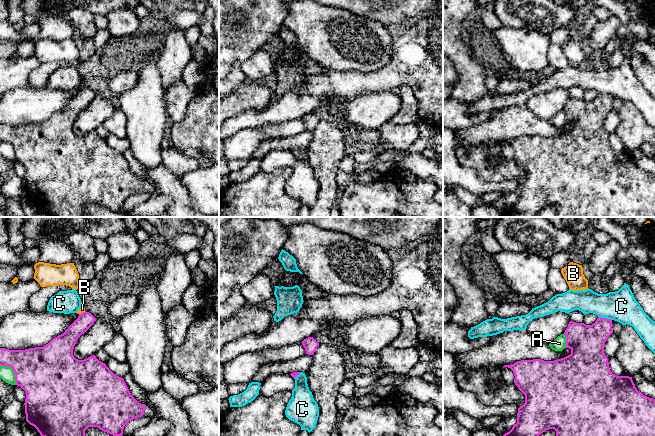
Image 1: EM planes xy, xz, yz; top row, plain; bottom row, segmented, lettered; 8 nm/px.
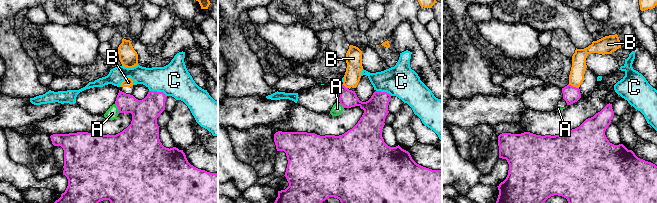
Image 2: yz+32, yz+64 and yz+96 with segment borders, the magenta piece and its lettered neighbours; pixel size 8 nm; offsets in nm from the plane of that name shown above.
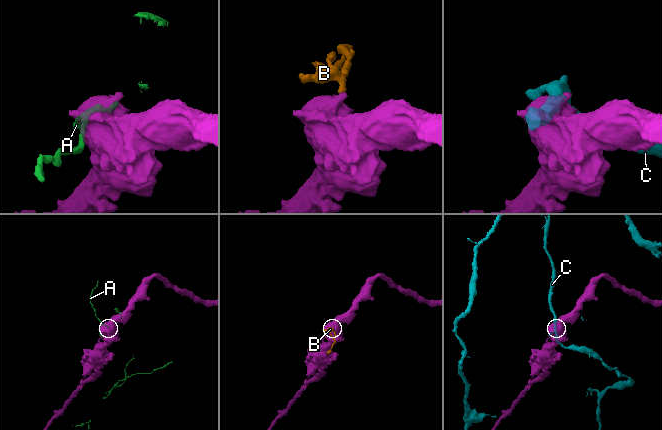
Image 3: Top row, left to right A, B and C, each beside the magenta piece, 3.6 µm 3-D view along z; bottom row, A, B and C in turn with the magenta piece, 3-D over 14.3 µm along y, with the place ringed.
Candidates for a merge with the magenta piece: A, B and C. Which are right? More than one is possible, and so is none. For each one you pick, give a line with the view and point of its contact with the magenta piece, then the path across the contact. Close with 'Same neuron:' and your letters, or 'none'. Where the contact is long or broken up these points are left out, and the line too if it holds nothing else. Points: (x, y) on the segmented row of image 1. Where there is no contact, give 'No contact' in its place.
Same neuron: none

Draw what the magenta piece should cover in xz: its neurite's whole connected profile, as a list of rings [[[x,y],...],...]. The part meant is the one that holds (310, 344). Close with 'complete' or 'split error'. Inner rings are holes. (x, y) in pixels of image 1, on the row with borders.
[[[308,337],[304,339],[301,343],[305,348],[306,354],[308,355],[313,355],[317,347],[319,346],[319,343],[313,337]]] | complete

